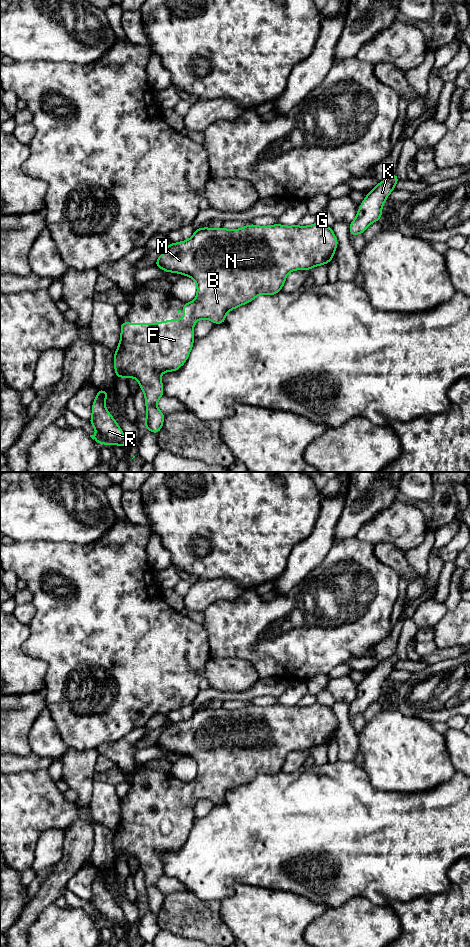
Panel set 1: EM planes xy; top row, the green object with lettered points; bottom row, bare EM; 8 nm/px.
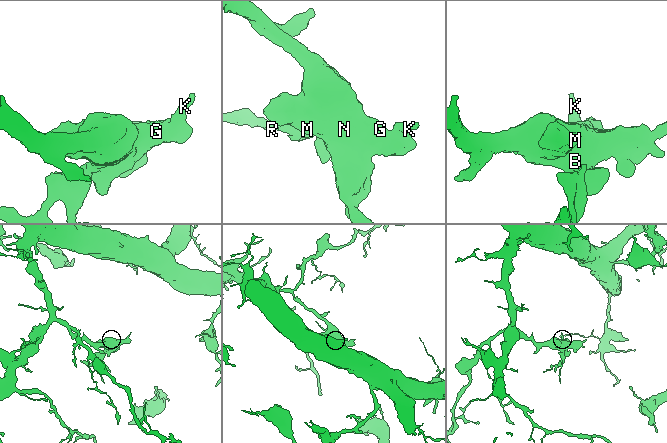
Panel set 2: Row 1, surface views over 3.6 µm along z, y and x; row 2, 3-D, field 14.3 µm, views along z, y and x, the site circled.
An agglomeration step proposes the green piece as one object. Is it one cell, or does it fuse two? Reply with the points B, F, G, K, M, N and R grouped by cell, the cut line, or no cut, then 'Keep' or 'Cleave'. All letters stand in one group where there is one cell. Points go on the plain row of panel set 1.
Groups: B F G K M N R. No split. Keep

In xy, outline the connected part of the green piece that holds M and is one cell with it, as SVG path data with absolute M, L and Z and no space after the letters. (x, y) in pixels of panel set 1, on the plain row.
M316 702L310 706L284 706L275 704L257 706L250 704L236 710L198 708L188 720L170 723L158 737L155 746L164 751L179 753L194 759L197 765L196 778L183 785L184 799L172 799L159 803L127 803L121 802L121 817L114 835L116 860L119 857L127 859L134 857L145 874L147 896L144 906L157 913L163 906L165 895L158 889L157 882L164 876L161 854L177 851L185 844L195 819L193 808L199 799L209 799L214 804L223 804L226 794L241 785L254 780L260 774L275 775L282 770L287 755L294 750L310 750L313 747L328 744L338 726L337 718L331 707Z

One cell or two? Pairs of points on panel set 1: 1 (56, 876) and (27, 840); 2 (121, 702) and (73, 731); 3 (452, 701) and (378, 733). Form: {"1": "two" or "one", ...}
{"1": "two", "2": "one", "3": "two"}

